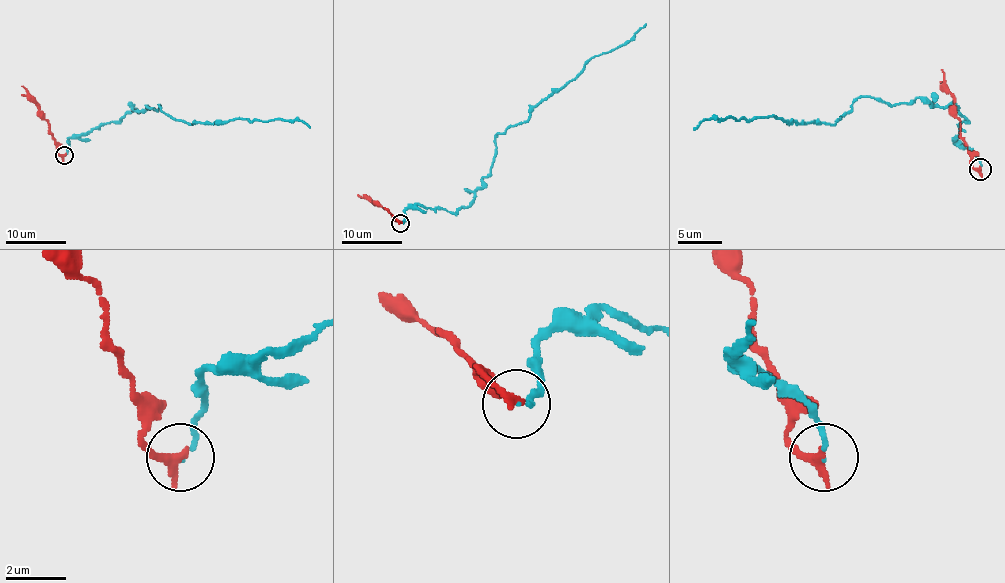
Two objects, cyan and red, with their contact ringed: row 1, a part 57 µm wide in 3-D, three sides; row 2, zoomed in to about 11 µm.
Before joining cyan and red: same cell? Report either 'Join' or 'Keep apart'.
Join

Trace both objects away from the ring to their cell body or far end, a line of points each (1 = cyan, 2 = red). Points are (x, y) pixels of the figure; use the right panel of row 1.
1: (980, 169), (956, 139), (965, 121), (954, 104), (916, 97), (859, 97), (835, 124), (704, 119), (693, 130)
2: (980, 169), (971, 163), (971, 152), (960, 134), (954, 95), (940, 69)

